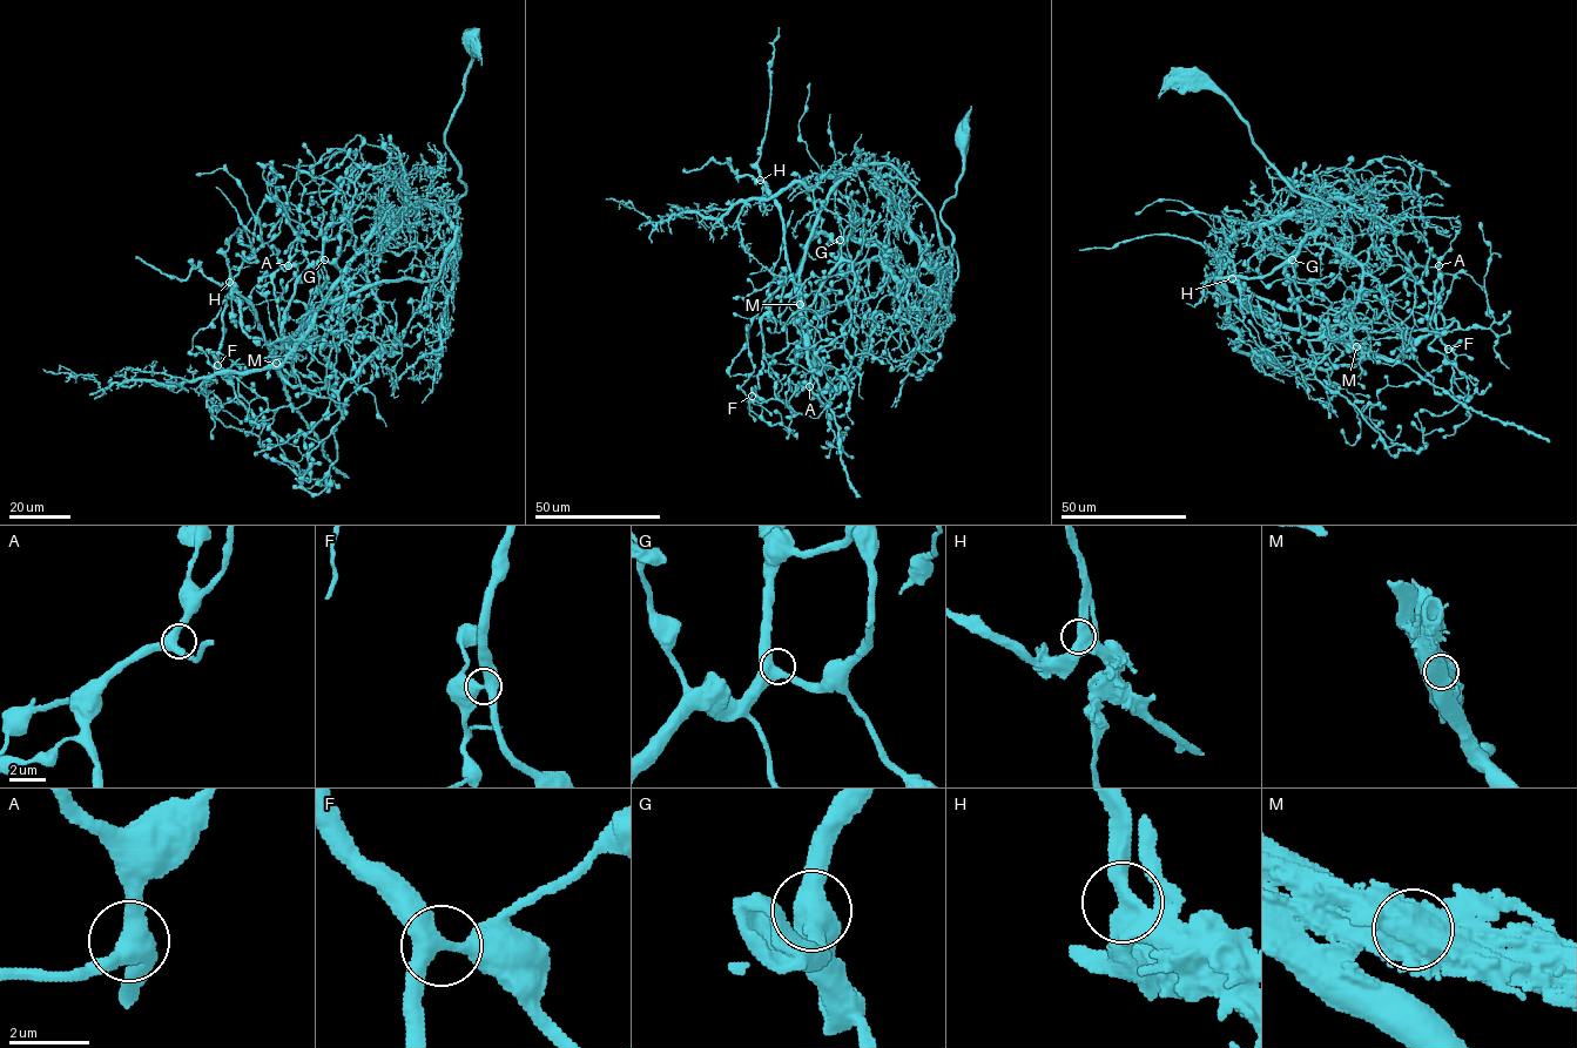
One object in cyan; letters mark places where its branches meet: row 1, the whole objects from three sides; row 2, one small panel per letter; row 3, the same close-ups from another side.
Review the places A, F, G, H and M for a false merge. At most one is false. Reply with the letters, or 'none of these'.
M

